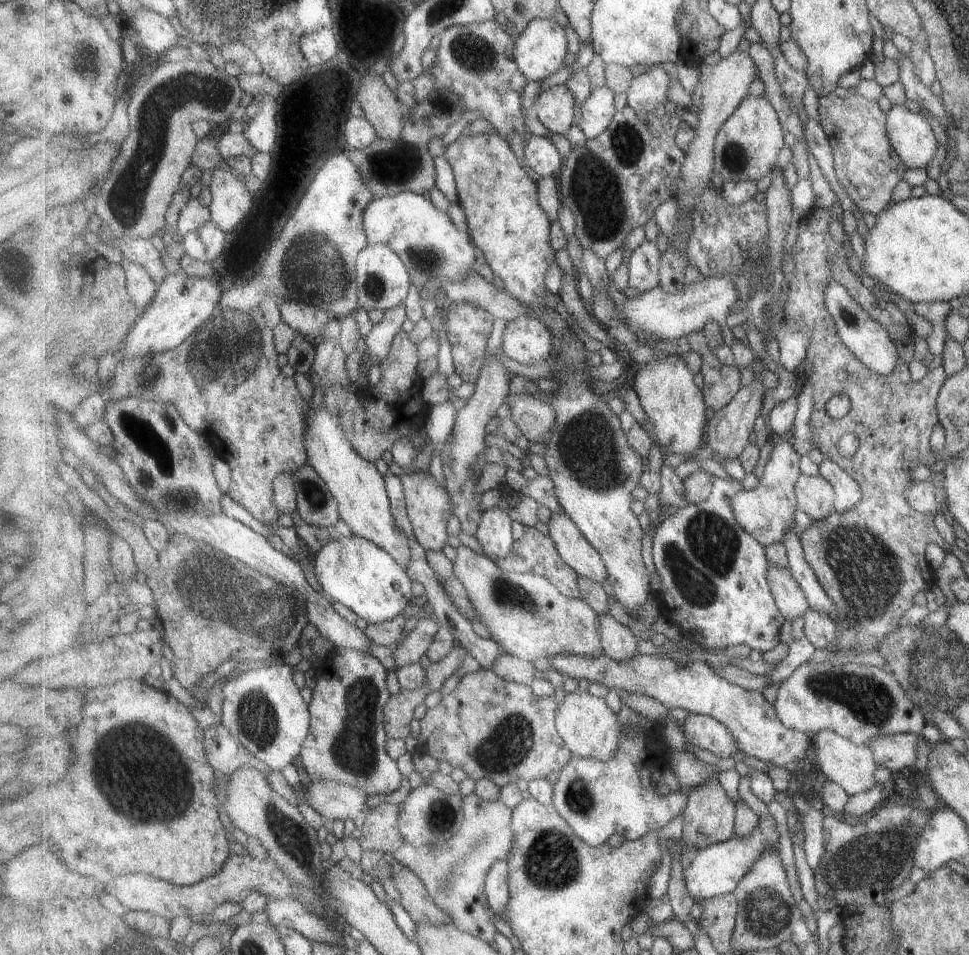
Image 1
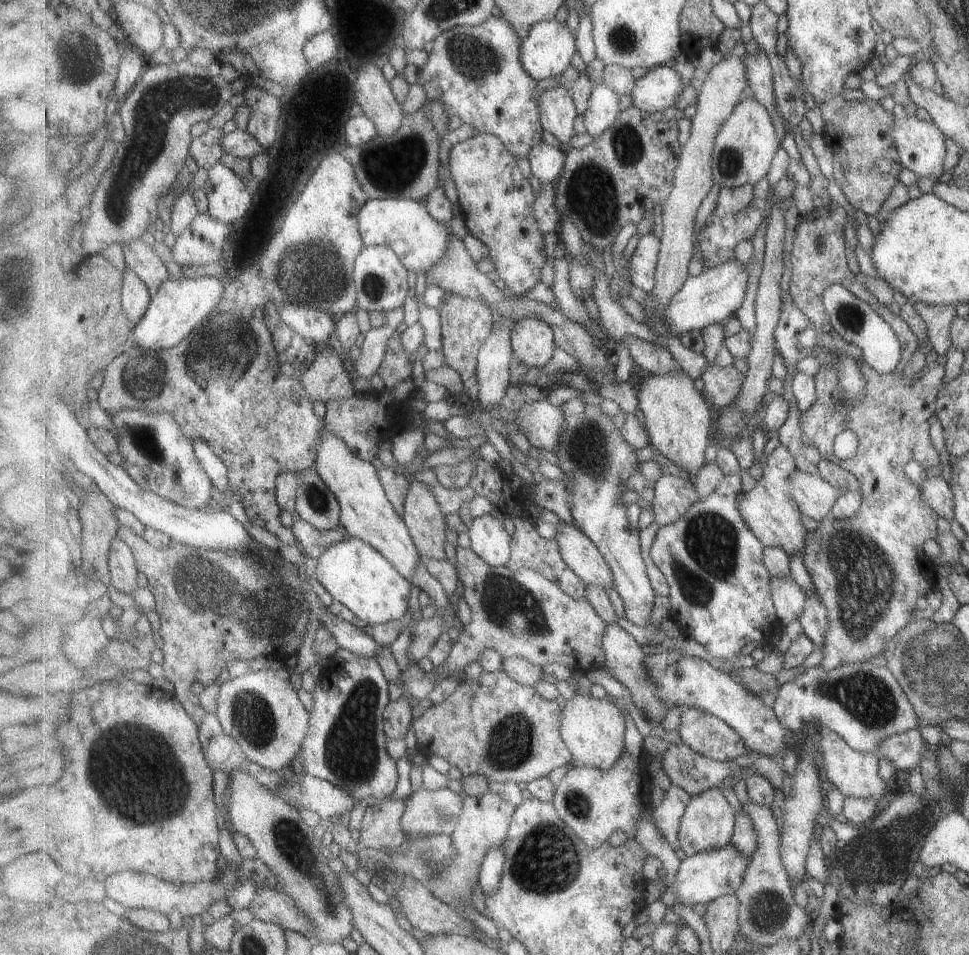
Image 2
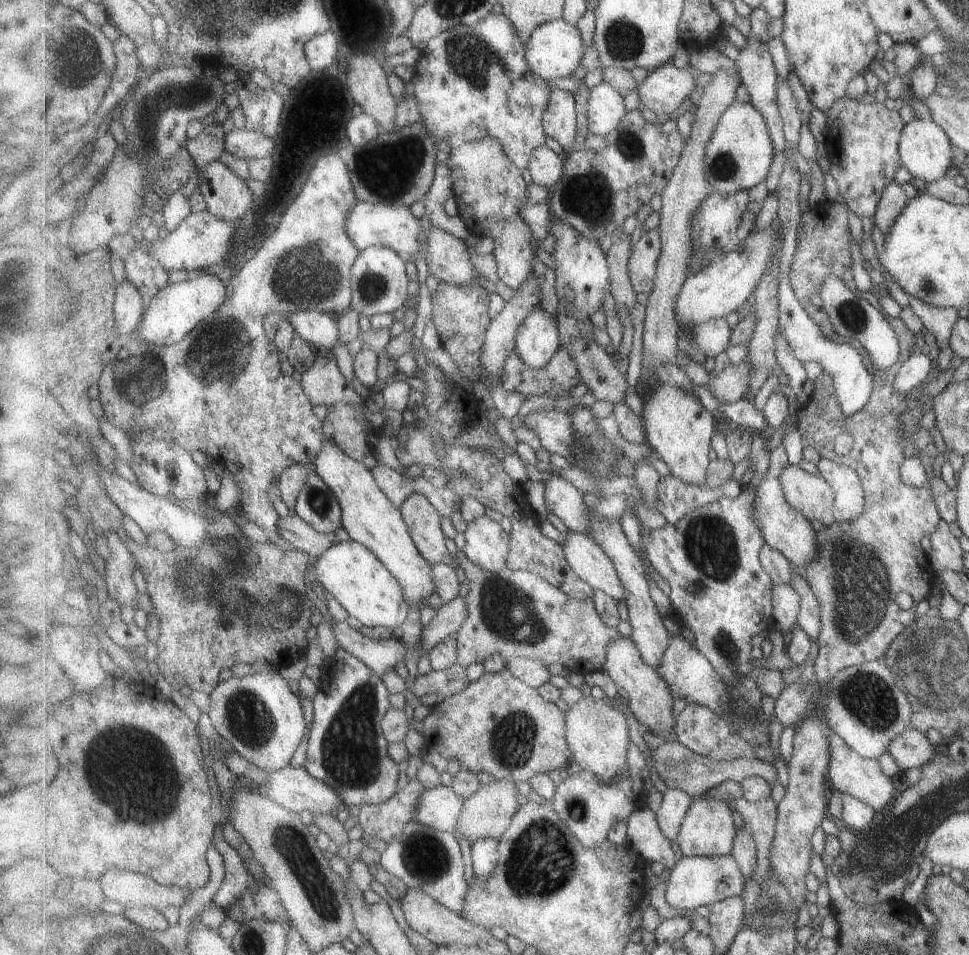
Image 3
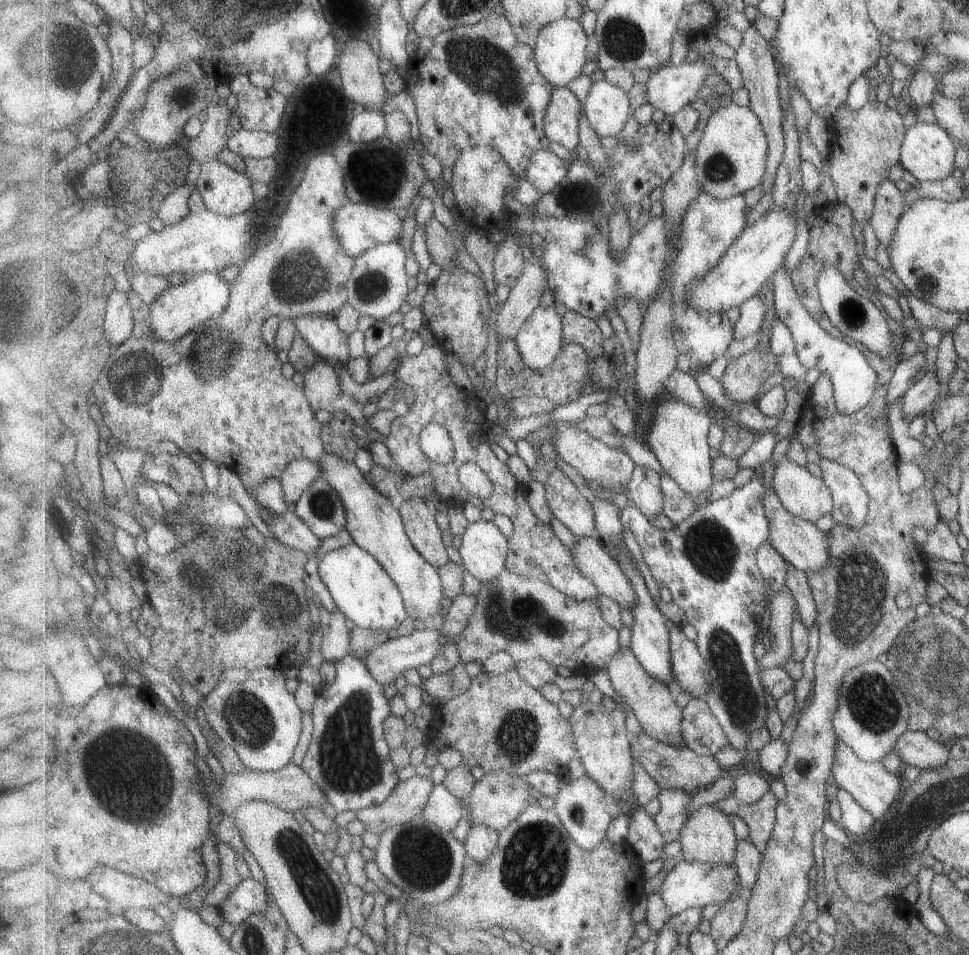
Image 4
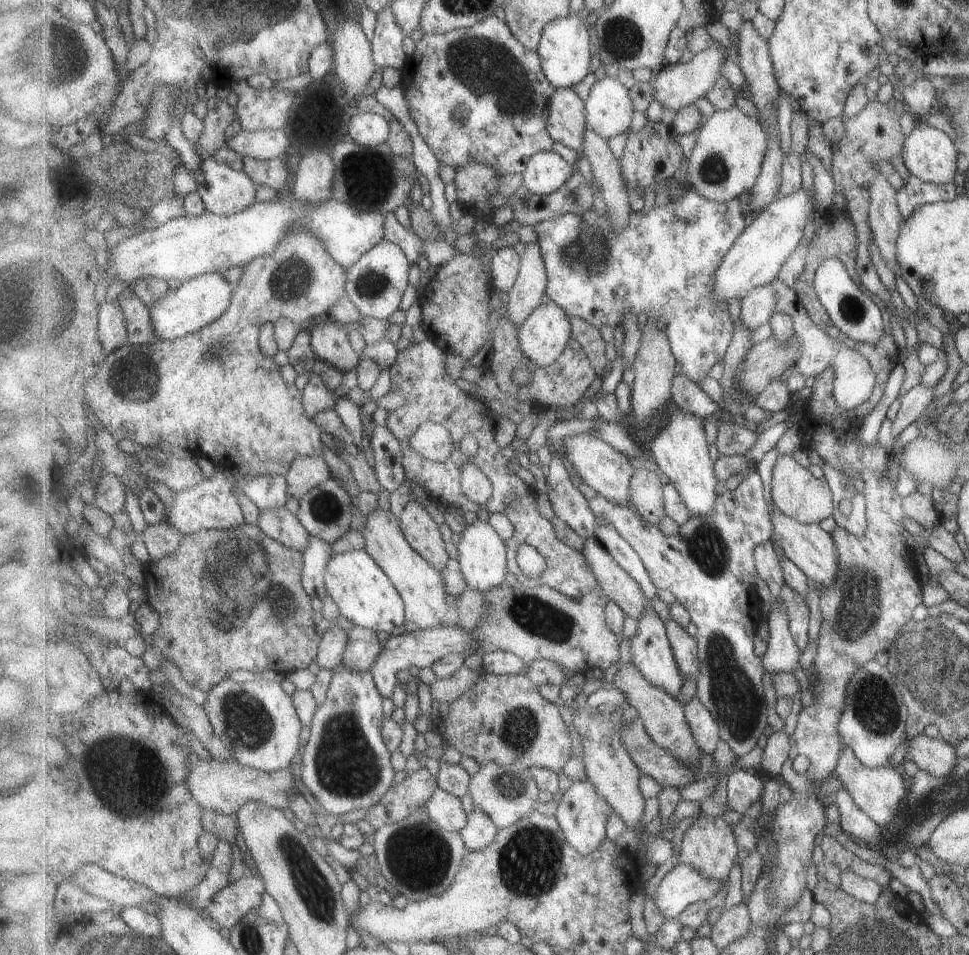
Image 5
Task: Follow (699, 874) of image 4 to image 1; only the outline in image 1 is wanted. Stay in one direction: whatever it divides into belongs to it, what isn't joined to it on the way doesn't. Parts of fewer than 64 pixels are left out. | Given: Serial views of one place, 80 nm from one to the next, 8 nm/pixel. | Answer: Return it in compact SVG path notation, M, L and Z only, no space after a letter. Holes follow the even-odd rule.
M769 816L762 819L753 834L747 838L736 836L727 842L701 849L685 861L683 880L687 894L691 894L696 902L700 903L701 900L734 893L749 870L764 857L765 850L768 850L769 846L778 846L779 836L781 834L777 830L777 822Z

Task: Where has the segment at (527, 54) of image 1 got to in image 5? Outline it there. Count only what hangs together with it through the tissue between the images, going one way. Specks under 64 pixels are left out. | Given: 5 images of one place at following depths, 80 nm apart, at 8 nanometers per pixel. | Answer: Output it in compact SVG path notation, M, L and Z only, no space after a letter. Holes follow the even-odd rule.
M569 14L567 17L550 22L545 28L536 50L541 57L542 67L549 82L557 89L575 86L591 73L590 28L579 14Z

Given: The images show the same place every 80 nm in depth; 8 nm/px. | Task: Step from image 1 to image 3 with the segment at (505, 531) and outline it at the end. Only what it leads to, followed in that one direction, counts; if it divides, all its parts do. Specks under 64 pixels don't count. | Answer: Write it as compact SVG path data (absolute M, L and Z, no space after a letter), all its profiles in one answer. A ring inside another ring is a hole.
M486 515L476 518L467 524L465 534L466 544L463 548L466 557L474 564L478 564L484 569L493 571L494 573L503 570L508 566L508 556L511 546L511 534L507 534L499 522L491 520Z

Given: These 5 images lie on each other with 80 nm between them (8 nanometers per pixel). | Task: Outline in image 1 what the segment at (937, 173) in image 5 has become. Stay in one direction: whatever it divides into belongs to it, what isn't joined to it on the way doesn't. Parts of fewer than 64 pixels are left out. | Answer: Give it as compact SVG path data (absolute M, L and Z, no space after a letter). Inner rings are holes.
M892 105L887 113L887 133L893 148L908 169L927 168L929 162L937 154L939 143L935 138L935 132L931 124L927 122L927 118L923 118L923 114L919 111L915 113L903 105Z

